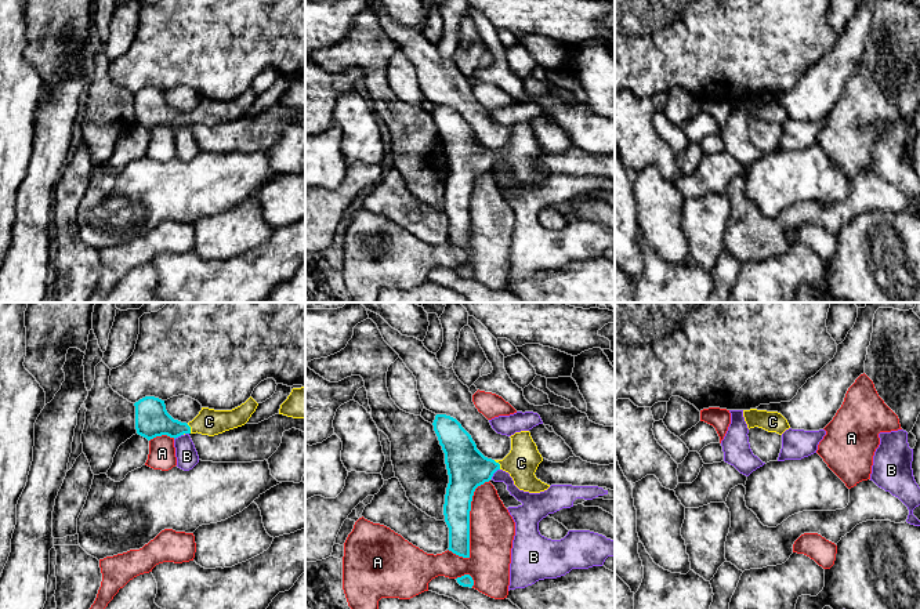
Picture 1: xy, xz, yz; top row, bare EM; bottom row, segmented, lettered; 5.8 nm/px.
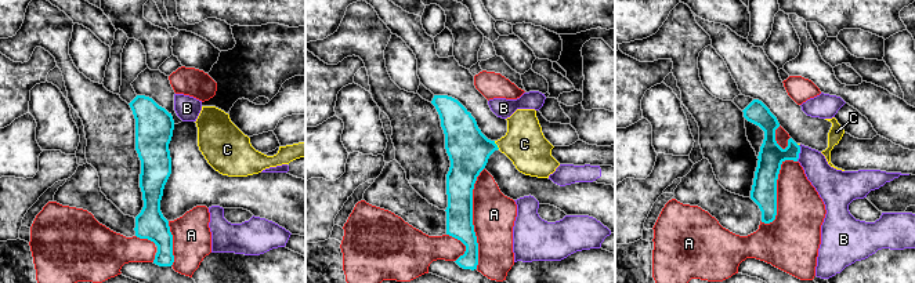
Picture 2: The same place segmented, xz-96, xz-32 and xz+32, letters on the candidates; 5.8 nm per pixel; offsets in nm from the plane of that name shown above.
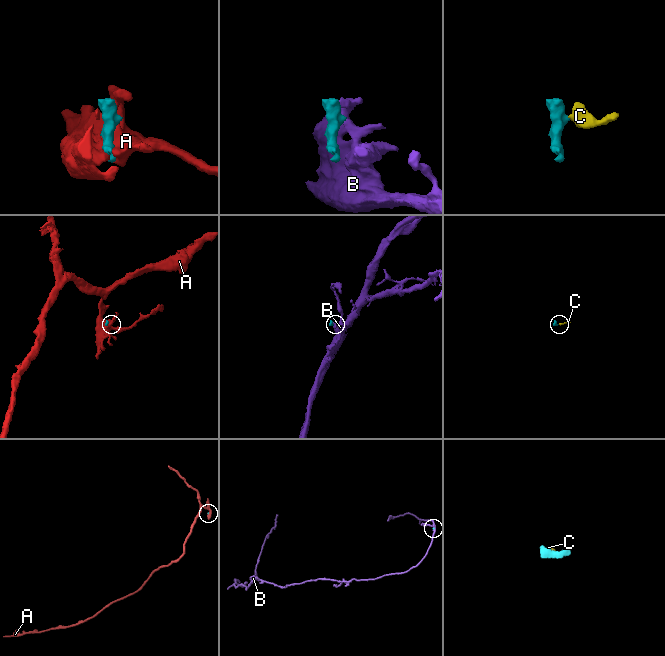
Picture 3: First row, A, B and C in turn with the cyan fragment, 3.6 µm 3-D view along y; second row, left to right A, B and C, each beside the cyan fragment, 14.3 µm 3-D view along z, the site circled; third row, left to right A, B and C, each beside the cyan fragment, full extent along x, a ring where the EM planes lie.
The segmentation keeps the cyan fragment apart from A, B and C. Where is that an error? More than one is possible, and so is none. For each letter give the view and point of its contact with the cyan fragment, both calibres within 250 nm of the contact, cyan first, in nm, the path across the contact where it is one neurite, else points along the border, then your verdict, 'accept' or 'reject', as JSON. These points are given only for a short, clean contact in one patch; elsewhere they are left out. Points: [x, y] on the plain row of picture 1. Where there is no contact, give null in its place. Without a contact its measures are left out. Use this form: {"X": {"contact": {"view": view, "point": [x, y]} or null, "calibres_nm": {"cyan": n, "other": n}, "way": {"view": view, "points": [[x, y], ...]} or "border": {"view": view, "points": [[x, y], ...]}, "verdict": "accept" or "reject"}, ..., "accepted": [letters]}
{"A": {"contact": {"view": "xz", "point": [468, 211]}, "calibres_nm": {"cyan": 180, "other": 260}, "verdict": "reject"}, "B": {"contact": {"view": "xz", "point": [493, 163]}, "calibres_nm": {"cyan": 240, "other": 80}, "verdict": "reject"}, "C": {"contact": {"view": "xz", "point": [499, 155]}, "calibres_nm": {"cyan": 240, "other": 190}, "way": {"view": "xz", "points": [[467, 158], [499, 155], [521, 153]]}, "verdict": "accept"}, "accepted": ["C"]}

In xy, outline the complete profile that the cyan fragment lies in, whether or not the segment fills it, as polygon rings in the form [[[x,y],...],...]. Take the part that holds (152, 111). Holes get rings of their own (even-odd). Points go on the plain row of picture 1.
[[[145,87],[134,94],[137,124],[148,131],[167,126],[178,128],[185,124],[214,127],[245,116],[256,102],[258,94],[250,87],[245,94],[232,101],[214,101],[202,98],[199,105],[186,113],[174,110],[166,101],[164,91]]]

